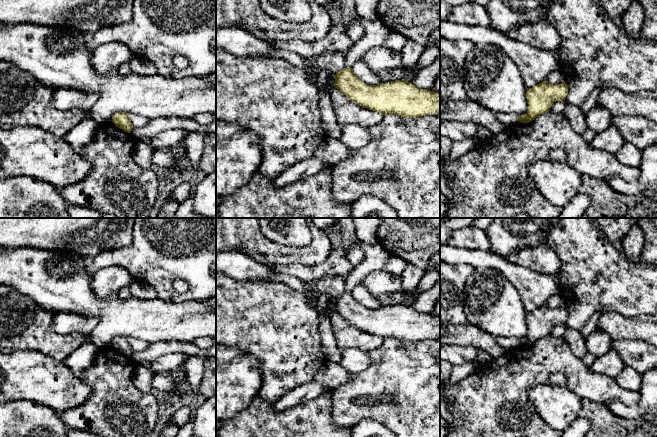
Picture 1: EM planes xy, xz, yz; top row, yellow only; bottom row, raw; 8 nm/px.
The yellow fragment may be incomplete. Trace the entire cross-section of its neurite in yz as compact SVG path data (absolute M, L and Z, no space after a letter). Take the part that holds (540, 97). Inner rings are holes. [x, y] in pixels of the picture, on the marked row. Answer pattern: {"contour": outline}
{"contour": "M545 80L533 86L526 92L528 111L519 116L519 122L529 123L536 117L550 111L552 104L556 101L565 101L567 94L568 86L565 82L552 85Z"}

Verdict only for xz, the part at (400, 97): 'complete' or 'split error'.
split error

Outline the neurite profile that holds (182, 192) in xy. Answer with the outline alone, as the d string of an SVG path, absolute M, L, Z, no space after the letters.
M183 182L176 186L170 195L180 204L191 196L193 188L193 182Z

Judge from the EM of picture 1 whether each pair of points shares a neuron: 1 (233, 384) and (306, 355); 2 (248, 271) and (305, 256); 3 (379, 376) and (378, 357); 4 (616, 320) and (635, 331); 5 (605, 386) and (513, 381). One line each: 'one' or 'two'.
1: two
2: two
3: one
4: one
5: one

